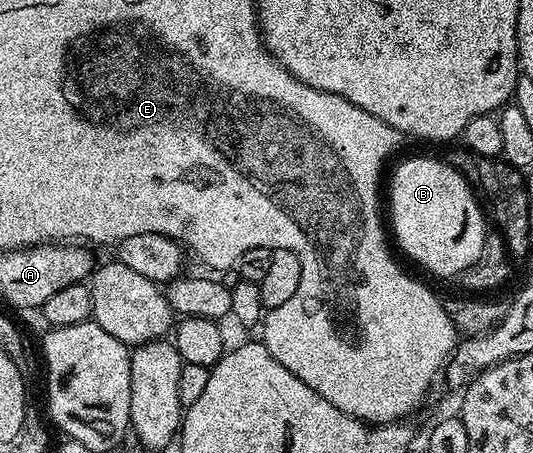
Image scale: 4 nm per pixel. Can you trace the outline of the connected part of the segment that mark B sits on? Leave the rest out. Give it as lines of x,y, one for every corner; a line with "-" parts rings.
414,156
411,160
406,160
394,172
394,177
390,180
390,216
394,219
394,232
392,228
392,236
398,239
398,244
419,264
422,268
427,268
430,272
435,272
438,276
454,276
461,277
463,272
468,270
468,266
472,266
472,262
476,262
476,258
480,258
480,250
484,250
484,242
488,235
488,221
478,203
478,199
474,197
474,191
470,189
470,185
466,183
466,179
455,170
452,165
446,163
445,159
438,158
433,160
430,156

